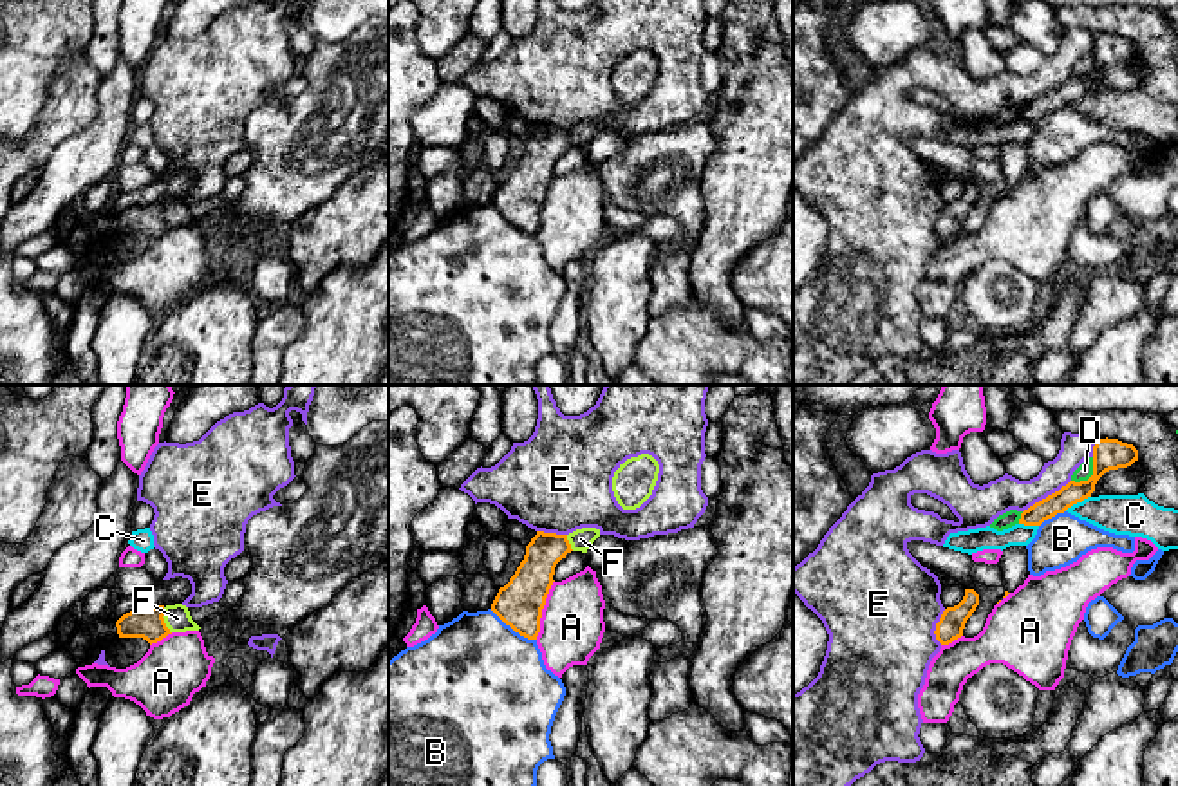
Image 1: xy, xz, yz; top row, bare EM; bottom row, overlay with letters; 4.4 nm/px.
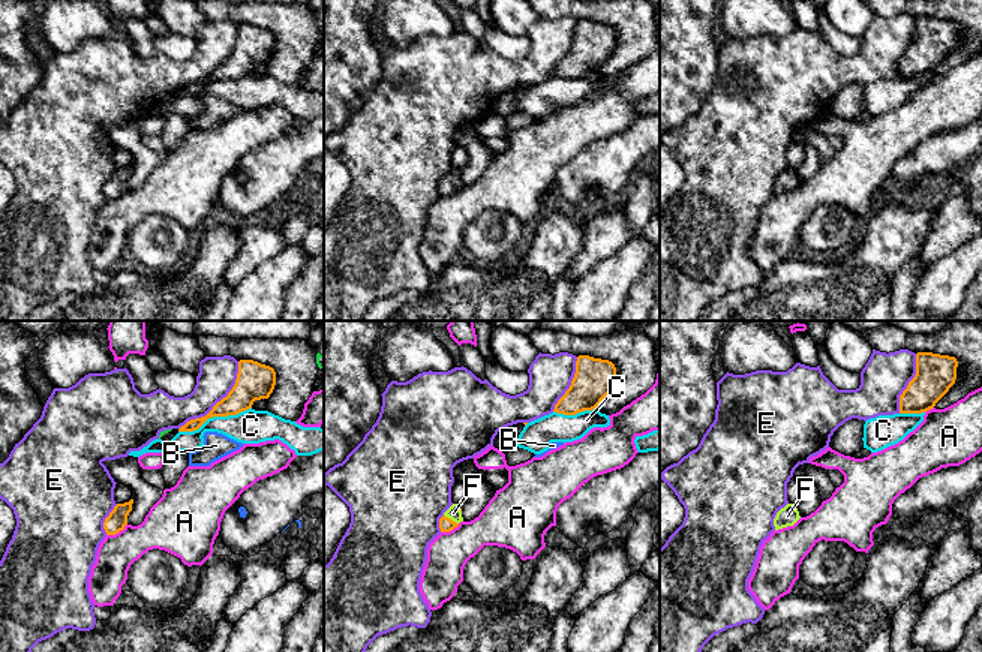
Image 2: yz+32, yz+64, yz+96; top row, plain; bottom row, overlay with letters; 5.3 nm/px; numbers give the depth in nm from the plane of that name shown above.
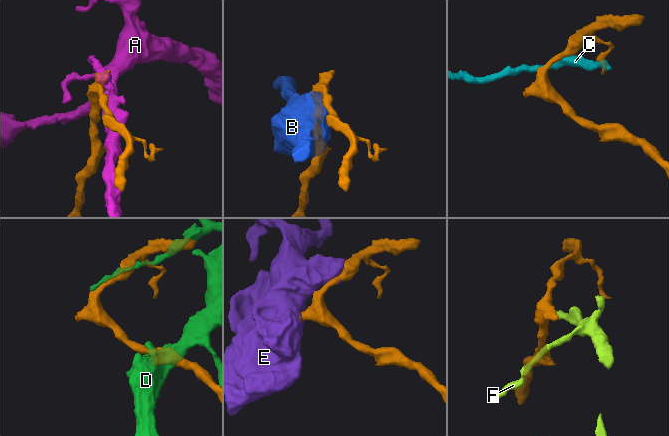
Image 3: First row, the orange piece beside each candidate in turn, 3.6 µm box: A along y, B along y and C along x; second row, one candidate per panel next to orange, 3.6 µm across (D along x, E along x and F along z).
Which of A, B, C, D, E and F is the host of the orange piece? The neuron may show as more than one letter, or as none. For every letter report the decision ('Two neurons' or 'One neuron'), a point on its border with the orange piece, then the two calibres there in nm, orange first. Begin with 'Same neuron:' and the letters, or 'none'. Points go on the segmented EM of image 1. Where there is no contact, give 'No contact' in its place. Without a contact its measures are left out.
Same neuron: F
A: Two neurons. Touches orange at xz (542, 608). Thickness 220 nm (orange) against 280 nm
B: Two neurons. Touches orange at xz (514, 629). Thickness 220 nm (orange) against 500 nm
C: Two neurons. Touches orange at yz (1077, 501). Thickness 140 nm (orange) against 180 nm
D: Two neurons. Touches orange at yz (1092, 476). Thickness 140 nm (orange) against 70 nm
E: Two neurons. Touches orange at yz (1048, 495). Thickness 100 nm (orange) against 150 nm
F: One neuron. Touches orange at xy (163, 620). Thickness 140 nm (orange) against 120 nm

